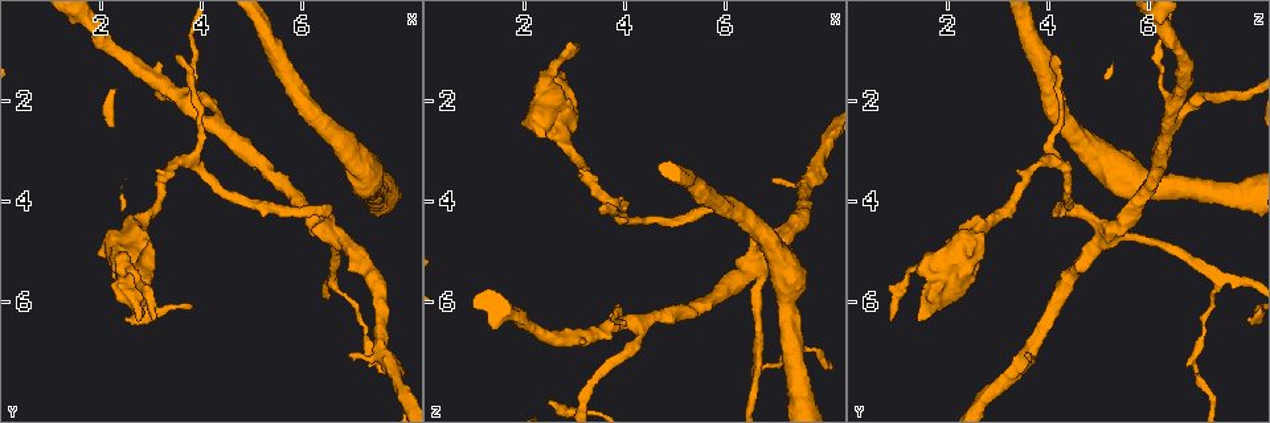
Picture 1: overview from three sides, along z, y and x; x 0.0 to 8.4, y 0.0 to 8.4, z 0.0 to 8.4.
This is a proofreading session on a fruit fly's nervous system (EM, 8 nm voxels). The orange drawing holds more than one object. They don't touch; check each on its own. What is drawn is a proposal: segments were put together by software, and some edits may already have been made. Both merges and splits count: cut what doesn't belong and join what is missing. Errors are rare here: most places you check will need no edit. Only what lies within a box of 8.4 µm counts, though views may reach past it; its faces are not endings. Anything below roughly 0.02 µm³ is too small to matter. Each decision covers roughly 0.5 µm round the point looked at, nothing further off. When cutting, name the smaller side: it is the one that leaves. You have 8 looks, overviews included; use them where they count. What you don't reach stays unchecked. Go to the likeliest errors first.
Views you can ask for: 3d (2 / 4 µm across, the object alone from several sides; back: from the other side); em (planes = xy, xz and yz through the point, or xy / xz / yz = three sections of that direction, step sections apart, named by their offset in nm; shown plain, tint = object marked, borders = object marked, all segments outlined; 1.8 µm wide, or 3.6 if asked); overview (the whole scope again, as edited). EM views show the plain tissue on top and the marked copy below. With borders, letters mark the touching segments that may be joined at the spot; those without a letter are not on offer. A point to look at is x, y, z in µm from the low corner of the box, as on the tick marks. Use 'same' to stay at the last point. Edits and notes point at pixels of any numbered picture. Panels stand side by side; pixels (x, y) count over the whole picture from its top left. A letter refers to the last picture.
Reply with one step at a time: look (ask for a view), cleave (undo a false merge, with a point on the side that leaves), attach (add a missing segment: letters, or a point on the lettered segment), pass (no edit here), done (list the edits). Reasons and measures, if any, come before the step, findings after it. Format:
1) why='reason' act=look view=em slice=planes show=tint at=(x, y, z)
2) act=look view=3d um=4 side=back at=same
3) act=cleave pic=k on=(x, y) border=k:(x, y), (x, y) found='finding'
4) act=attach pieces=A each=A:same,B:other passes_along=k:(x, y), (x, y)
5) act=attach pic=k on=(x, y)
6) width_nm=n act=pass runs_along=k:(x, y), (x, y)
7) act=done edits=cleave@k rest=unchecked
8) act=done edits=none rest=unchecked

why='calibre changes' act=look view=3d um=4 at=(6.60, 4.55, 5.20)

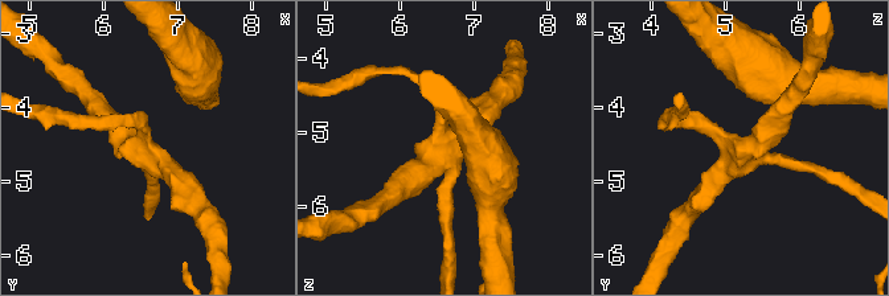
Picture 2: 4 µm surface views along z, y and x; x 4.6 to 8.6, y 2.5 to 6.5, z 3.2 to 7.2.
arms=4 why='now the EM' act=look view=em slice=planes show=borders at=(6.55, 4.60, 5.20)

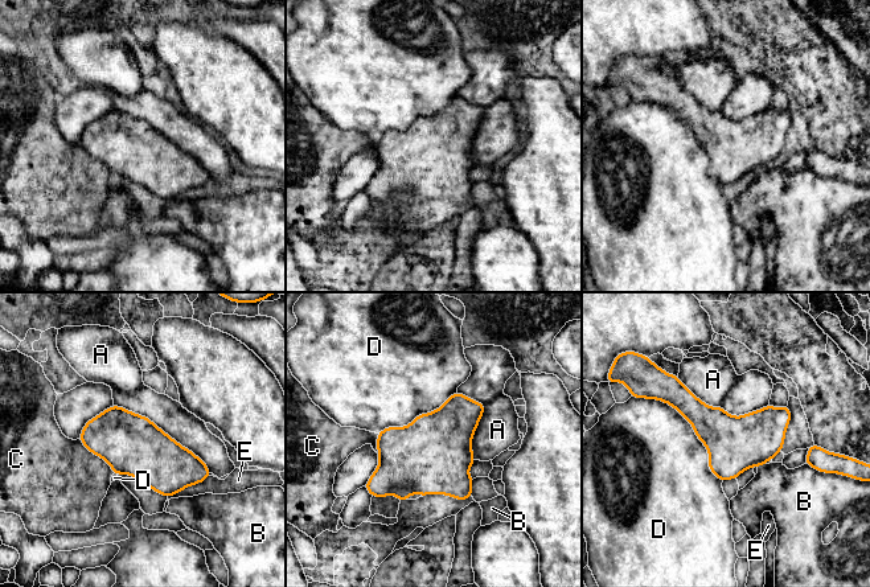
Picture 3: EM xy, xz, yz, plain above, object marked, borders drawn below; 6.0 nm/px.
act=pass each=A:other,B:other,C:other,D:other,E:other border=3:(114, 405), (147, 417), (210, 472) found='all the same neuron'

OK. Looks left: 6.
act=look view=3d um=2 at=(6.95, 7.05, 3.60)

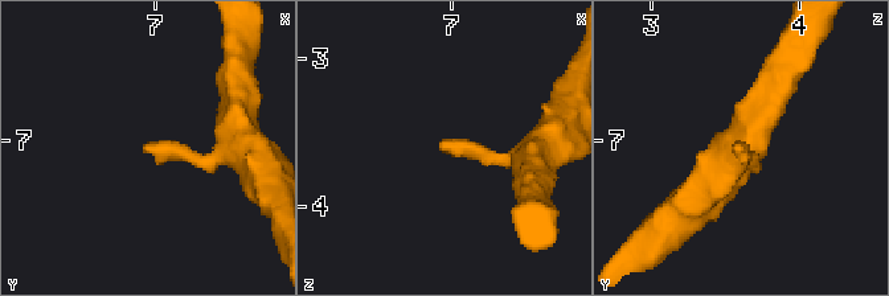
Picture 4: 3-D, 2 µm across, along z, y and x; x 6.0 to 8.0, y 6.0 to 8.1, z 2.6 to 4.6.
act=look view=em um=3.6 slice=planes show=borders at=(6.94, 7.02, 3.56)

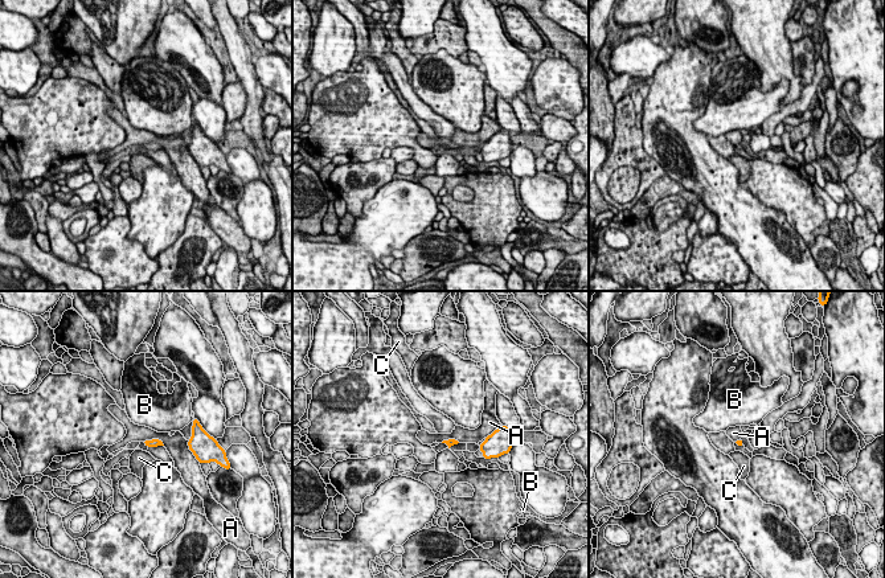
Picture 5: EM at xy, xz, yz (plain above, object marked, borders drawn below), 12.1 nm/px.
act=pass each=A:other,B:other,C:other border=5:(143, 441), (159, 439), (164, 445) found='no lettered segment goes on from it'

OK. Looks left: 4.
why='arms run side by side' act=look view=em slice=xy step=4 show=tint at=(4.30, 2.40, 6.40)

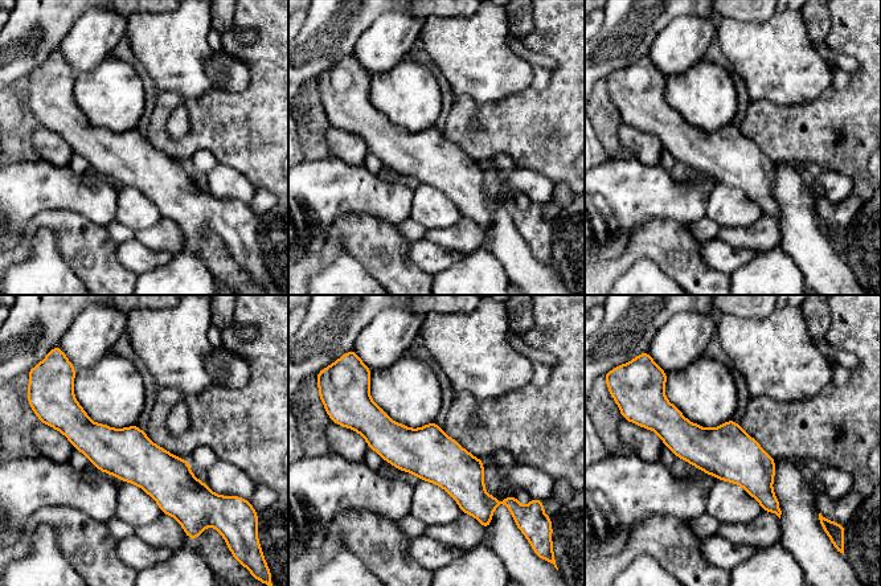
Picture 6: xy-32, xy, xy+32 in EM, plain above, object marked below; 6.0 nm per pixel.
act=look view=em slice=planes show=borders at=same

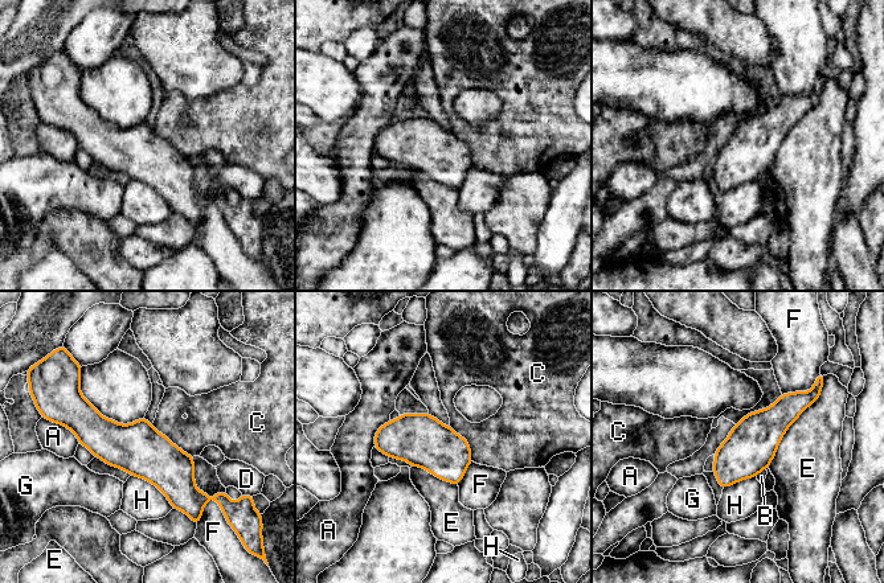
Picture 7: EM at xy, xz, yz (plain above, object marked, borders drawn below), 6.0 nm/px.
width_nm=300 act=pass each=A:other,B:other,C:other,D:other,E:other,F:other,G:other,H:other border=7:(152, 423), (160, 432), (192, 456) found='continuous, no second neuron'

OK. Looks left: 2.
act=done edits=none rest=unchecked

